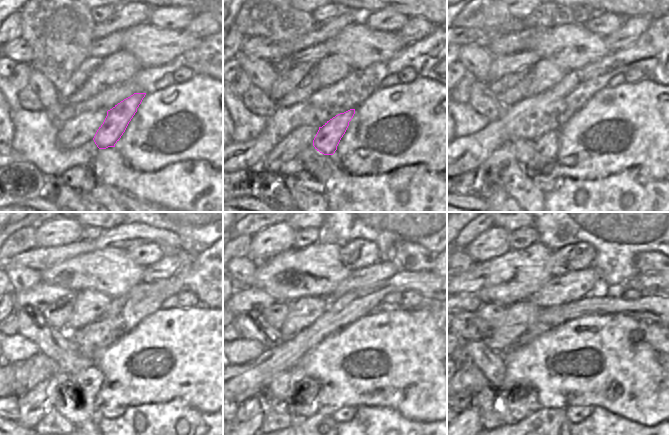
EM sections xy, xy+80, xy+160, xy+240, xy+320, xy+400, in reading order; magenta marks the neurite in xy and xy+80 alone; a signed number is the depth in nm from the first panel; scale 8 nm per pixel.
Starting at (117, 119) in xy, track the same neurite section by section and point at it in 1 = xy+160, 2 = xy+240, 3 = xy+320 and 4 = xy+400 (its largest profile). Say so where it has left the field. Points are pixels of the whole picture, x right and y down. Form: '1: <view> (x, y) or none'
1: xy+160 (547, 145)
2: xy+240 (88, 381)
3: xy+320 (302, 402)
4: xy+400 (520, 402)

